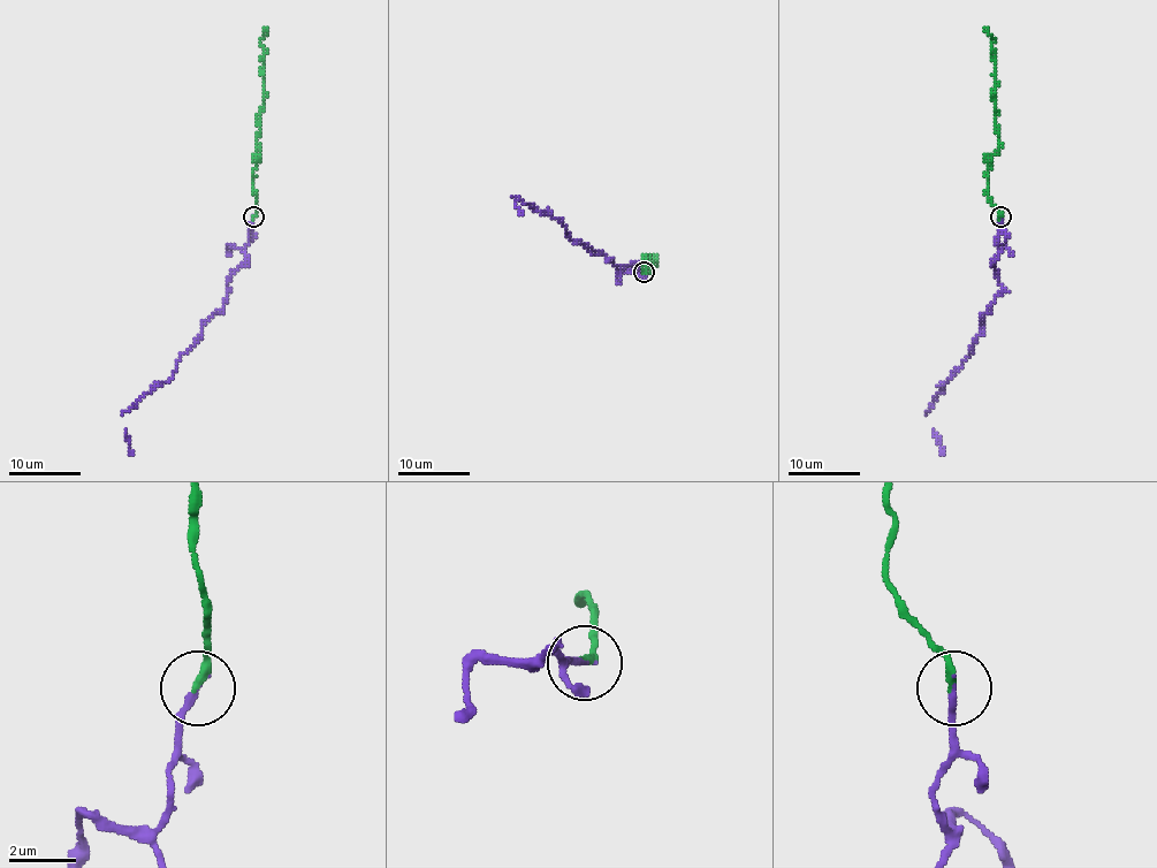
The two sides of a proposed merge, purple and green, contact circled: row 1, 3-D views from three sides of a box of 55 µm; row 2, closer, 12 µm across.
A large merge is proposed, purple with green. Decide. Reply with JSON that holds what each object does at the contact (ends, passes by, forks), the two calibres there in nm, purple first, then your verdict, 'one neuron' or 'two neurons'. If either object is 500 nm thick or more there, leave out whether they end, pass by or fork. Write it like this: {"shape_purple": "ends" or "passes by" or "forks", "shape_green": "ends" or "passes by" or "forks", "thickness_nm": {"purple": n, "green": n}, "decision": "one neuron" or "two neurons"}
{"shape_purple": "ends", "shape_green": "ends", "thickness_nm": {"purple": 190, "green": 240}, "decision": "one neuron"}

